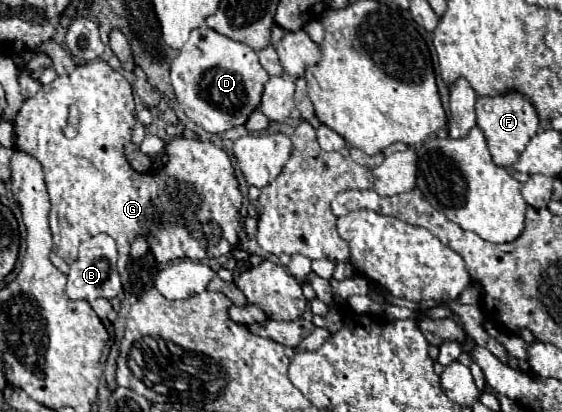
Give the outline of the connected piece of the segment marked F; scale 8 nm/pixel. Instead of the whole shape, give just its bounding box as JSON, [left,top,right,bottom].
[475,91,539,167]

